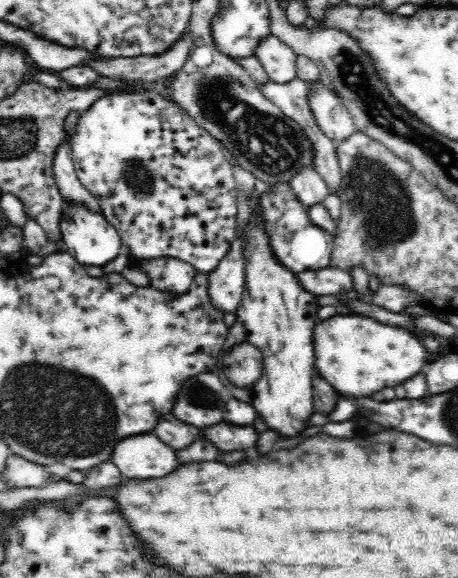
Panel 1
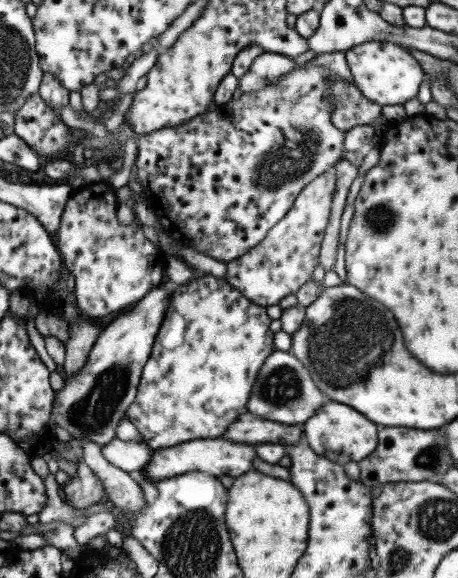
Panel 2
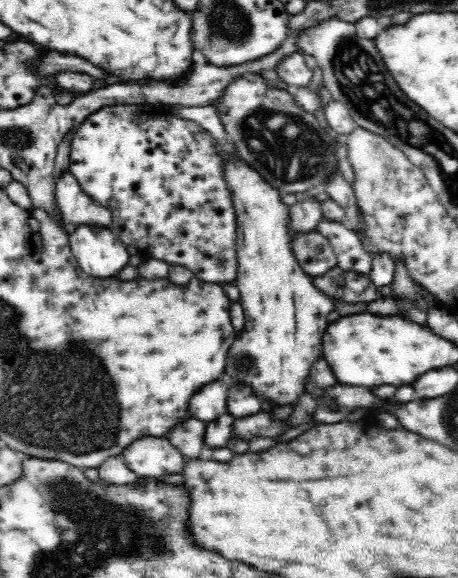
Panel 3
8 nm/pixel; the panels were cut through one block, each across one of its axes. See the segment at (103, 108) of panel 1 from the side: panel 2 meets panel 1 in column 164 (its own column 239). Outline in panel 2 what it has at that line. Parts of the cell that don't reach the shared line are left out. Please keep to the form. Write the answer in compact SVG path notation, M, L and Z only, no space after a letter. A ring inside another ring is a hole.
M305 64L305 66L297 66L293 72L281 76L279 80L271 82L269 86L265 86L263 90L257 90L257 92L249 92L249 94L243 94L239 96L235 102L225 102L221 106L217 106L215 112L205 112L205 114L199 114L197 118L189 120L187 124L181 124L181 126L167 126L167 128L161 128L161 130L155 130L155 132L149 132L149 134L139 134L137 136L137 156L133 158L135 162L135 172L137 172L137 182L141 184L143 188L143 194L145 194L145 200L147 204L151 206L153 210L153 216L157 220L157 224L163 228L163 232L177 244L181 244L183 248L189 248L191 252L197 252L197 254L203 254L207 258L215 258L215 260L221 260L221 262L231 262L231 260L237 260L239 256L243 256L245 252L249 252L251 248L255 248L257 244L261 244L261 240L265 238L265 234L291 210L295 198L299 196L299 192L311 182L315 180L317 176L321 176L323 172L331 170L345 154L345 148L343 148L343 138L345 138L345 132L337 130L331 120L329 120L329 112L331 112L331 104L327 102L327 88L331 84L331 76L335 76L333 72L329 72L327 68L323 68L321 64L317 66L311 66L311 64Z

